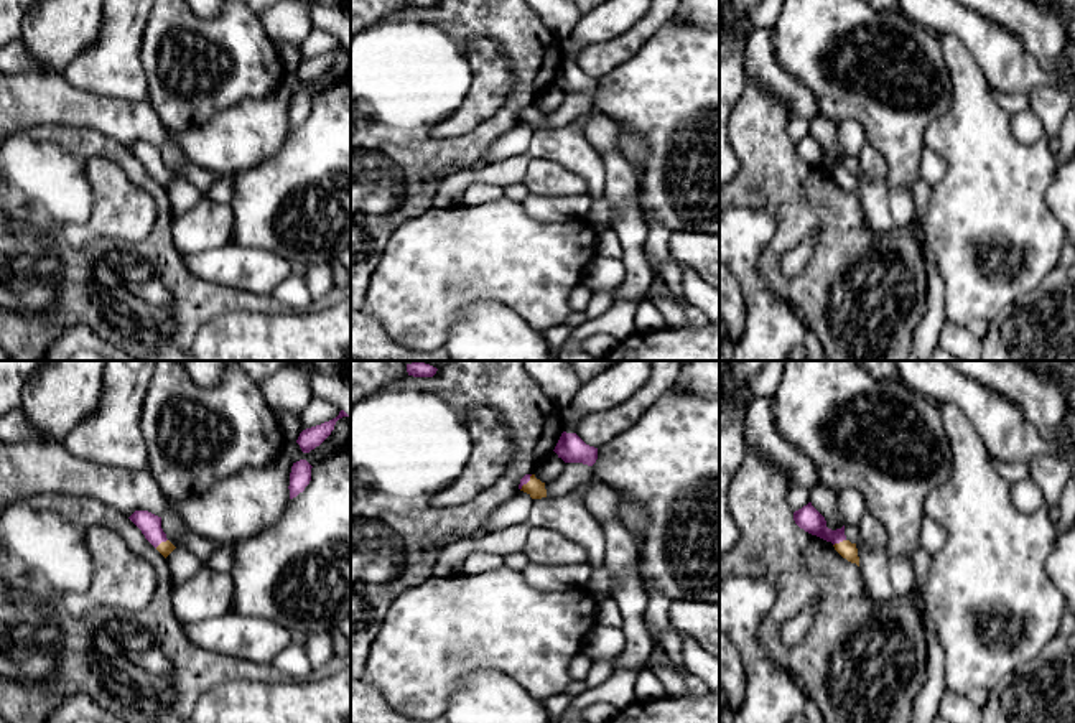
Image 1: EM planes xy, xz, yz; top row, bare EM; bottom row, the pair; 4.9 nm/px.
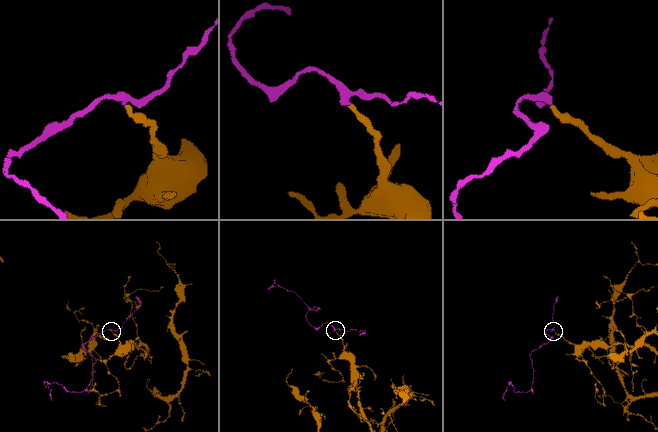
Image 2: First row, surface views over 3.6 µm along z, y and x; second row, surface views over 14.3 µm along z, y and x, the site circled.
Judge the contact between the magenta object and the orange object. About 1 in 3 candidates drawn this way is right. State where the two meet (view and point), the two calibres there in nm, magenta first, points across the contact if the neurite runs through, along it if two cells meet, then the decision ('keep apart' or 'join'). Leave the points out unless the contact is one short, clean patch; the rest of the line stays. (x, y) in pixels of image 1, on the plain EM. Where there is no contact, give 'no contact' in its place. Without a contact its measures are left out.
contact yz (838, 173); calibres 120 and 90 nm; way yz (807, 149), (838, 173), (848, 181); join

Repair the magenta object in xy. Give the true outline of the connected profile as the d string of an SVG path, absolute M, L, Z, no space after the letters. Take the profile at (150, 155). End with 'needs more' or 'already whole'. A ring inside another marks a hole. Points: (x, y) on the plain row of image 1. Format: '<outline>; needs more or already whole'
M135 142L128 148L145 166L145 170L166 189L176 178L166 170L161 160L161 148L148 142Z; needs more

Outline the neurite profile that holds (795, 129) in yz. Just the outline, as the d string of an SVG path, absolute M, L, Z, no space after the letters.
M807 119L785 120L784 135L792 142L798 142L810 133L810 122Z

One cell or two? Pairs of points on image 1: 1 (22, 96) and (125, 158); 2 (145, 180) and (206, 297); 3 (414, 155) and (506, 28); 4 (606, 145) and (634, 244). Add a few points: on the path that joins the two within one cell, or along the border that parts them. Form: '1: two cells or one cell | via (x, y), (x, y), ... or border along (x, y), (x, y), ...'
1: two cells | border along (120, 144), (127, 149)
2: one cell | via (162, 209), (162, 257), (176, 272)
3: one cell | via (458, 160), (519, 101), (524, 94), (524, 73)
4: one cell | via (618, 170), (628, 219)

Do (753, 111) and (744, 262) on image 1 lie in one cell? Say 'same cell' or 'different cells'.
different cells

